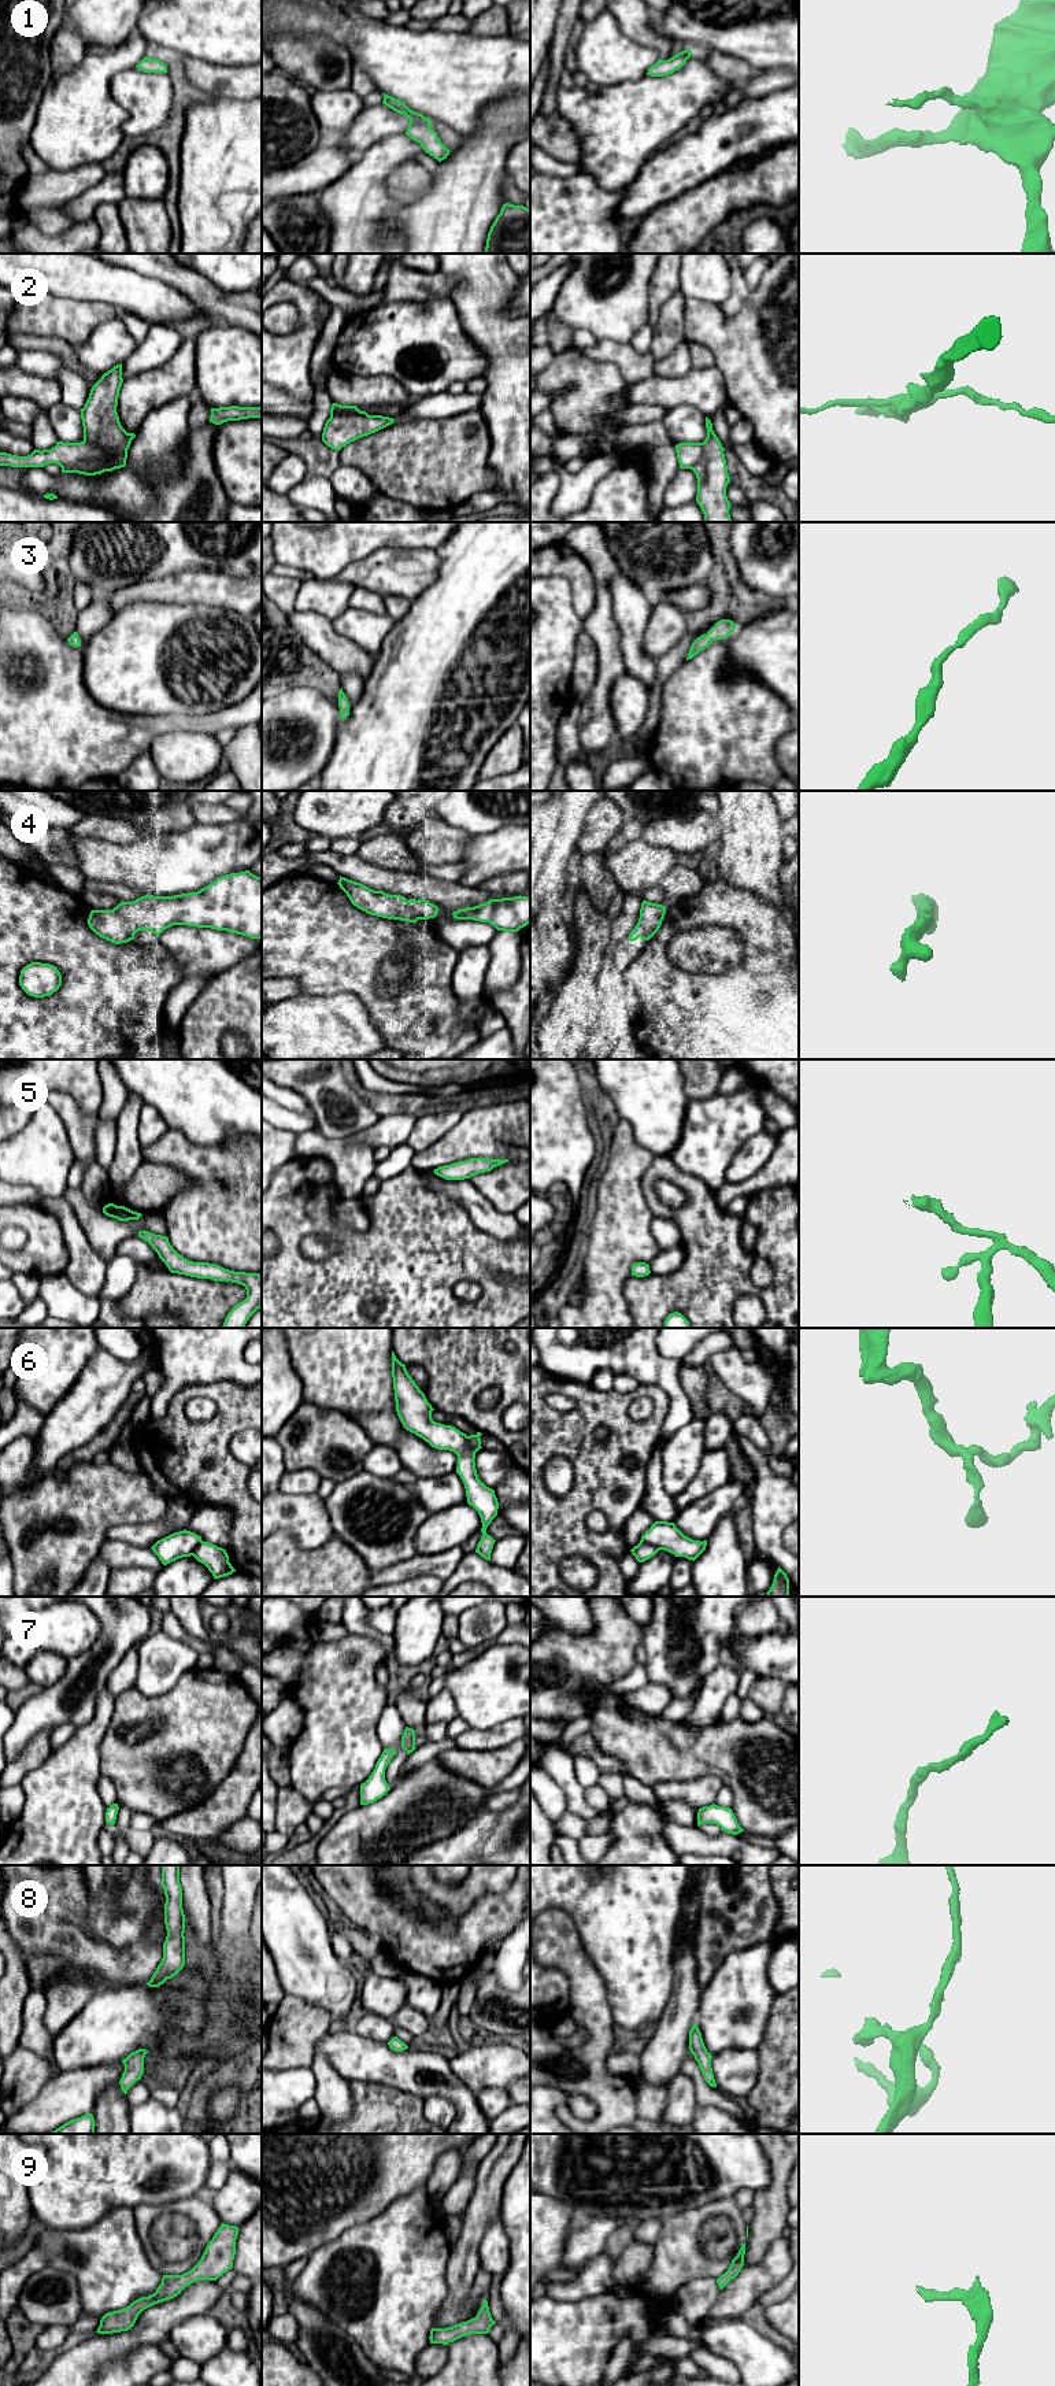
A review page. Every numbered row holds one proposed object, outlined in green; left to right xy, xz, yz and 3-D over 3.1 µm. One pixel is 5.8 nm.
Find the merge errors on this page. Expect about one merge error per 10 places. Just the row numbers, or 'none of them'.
2, 6

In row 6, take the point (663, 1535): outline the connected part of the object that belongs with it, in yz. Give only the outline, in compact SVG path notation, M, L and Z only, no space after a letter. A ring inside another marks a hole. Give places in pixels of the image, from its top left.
M655 1521L641 1536L640 1542L692 1561L695 1561L707 1546L707 1540L693 1540L685 1536L674 1523L667 1521Z

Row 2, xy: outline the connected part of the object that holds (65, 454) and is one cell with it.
M58 441L51 450L34 450L27 456L11 455L0 452L0 466L11 467L44 467L56 463L60 467L70 467L88 460L103 460L106 452L93 443L63 443Z

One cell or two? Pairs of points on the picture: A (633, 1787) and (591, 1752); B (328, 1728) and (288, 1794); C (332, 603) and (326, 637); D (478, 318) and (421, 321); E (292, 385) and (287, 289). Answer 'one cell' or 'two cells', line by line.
A: one cell
B: two cells
C: two cells
D: two cells
E: one cell

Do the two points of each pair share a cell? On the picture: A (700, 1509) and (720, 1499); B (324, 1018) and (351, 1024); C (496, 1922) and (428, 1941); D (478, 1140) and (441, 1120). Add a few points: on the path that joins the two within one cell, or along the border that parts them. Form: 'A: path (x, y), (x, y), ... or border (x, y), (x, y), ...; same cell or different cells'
A: path (704, 1509), (710, 1509), (715, 1504); same cell
B: path (330, 1024), (344, 1024); same cell
C: path (480, 1924), (462, 1942), (444, 1942); same cell
D: border (463, 1113), (452, 1127), (428, 1147); different cells

